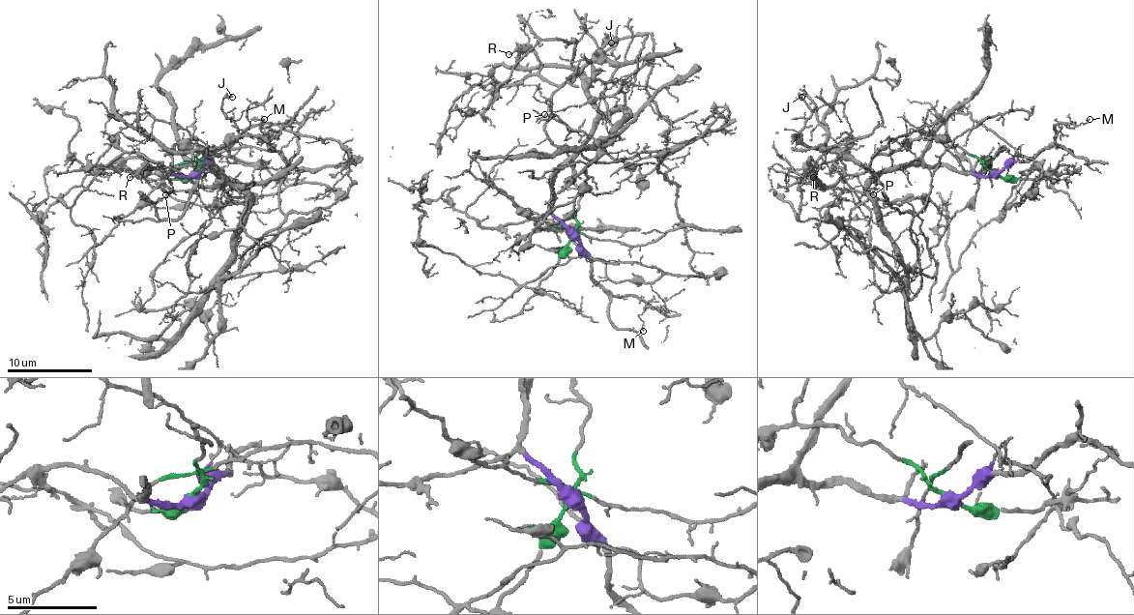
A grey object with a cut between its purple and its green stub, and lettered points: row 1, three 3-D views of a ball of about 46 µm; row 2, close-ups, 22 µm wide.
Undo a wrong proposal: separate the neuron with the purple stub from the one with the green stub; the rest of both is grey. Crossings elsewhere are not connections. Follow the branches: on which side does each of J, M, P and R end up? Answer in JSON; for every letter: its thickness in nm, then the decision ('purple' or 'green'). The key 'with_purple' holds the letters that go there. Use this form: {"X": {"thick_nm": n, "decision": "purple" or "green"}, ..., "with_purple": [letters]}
{"J": {"thick_nm": 120, "decision": "purple"}, "M": {"thick_nm": 130, "decision": "purple"}, "P": {"thick_nm": 90, "decision": "green"}, "R": {"thick_nm": 130, "decision": "green"}, "with_purple": ["J", "M"]}

